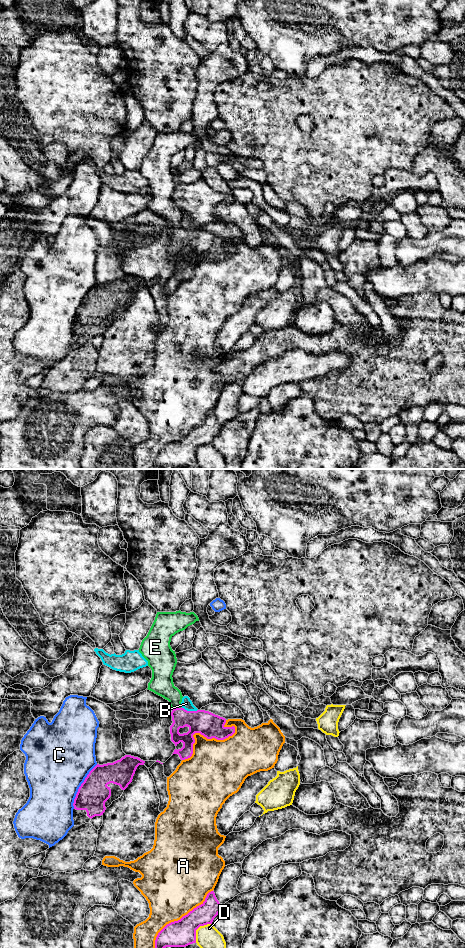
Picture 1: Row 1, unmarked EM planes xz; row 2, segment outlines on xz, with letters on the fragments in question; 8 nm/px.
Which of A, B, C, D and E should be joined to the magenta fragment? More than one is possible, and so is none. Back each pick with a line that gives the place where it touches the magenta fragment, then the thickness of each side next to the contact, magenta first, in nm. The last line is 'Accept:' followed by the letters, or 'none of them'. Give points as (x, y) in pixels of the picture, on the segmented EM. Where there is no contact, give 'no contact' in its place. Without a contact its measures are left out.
E: contact xz (177, 708); calibres 190 and 190 nm
Accept: E

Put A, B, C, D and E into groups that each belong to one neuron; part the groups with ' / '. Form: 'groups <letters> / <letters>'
groups A / B / C / D / E

